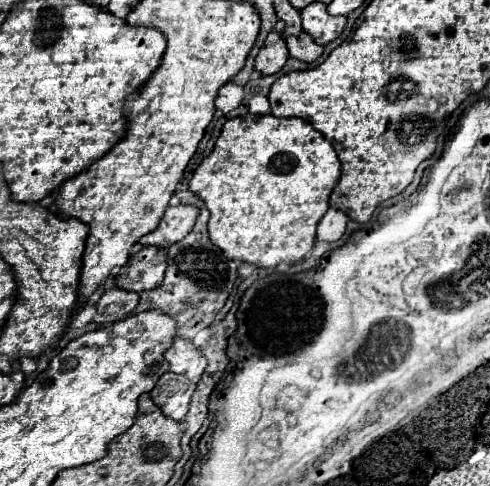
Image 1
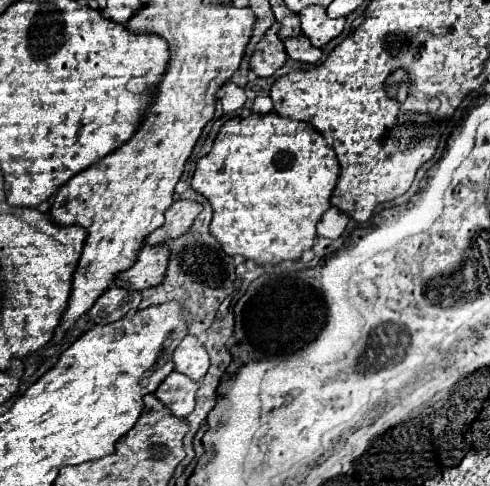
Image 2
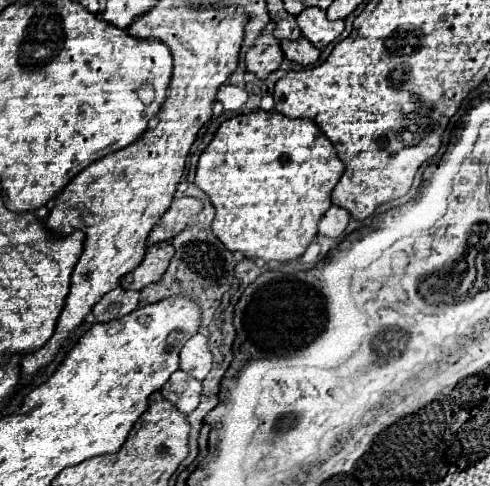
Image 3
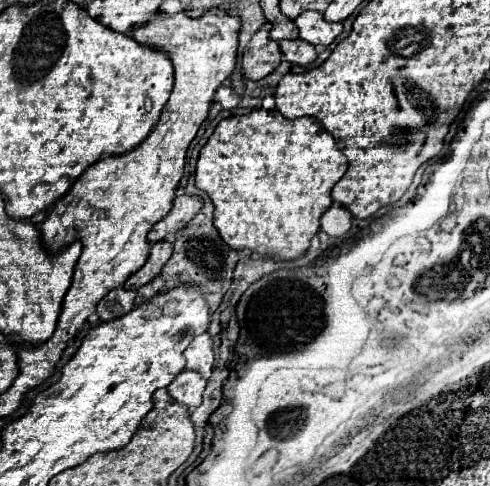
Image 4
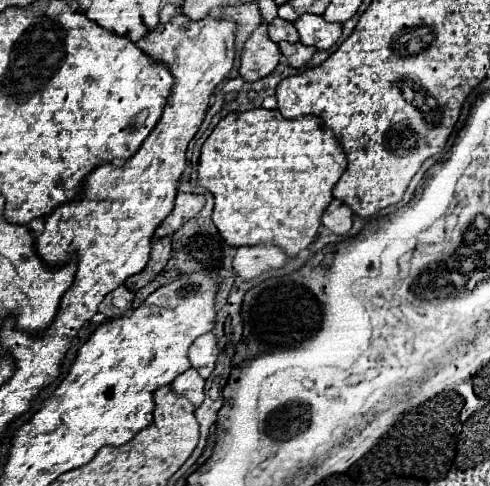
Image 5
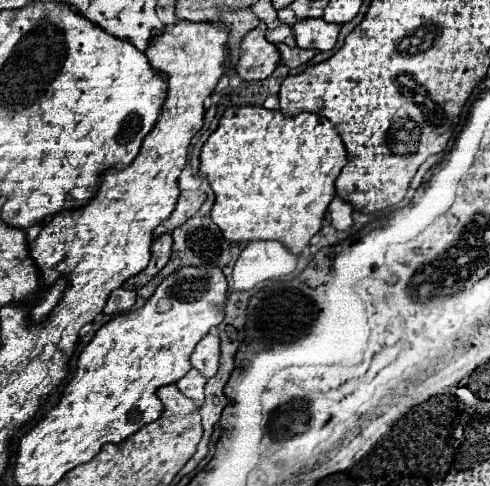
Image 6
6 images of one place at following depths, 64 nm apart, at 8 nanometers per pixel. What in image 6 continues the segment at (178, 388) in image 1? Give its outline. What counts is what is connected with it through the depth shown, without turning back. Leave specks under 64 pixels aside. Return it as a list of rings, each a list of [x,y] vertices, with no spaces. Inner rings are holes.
[[[192,368],[184,378],[180,378],[178,382],[176,382],[176,386],[180,388],[180,392],[182,394],[186,394],[188,398],[192,398],[196,404],[204,404],[204,386],[206,386],[206,378],[196,370],[196,368]]]

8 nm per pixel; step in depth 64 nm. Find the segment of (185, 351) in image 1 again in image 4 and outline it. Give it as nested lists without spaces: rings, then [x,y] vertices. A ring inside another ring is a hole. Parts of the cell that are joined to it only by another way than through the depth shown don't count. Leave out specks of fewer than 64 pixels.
[[[210,334],[196,336],[190,346],[184,352],[186,356],[186,368],[196,370],[202,378],[210,378],[212,366],[214,366],[214,352],[212,352],[212,338]]]

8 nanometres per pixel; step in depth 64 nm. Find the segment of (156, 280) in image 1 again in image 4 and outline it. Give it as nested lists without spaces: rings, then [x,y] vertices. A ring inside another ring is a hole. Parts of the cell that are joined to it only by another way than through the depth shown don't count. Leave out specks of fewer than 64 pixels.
[[[166,240],[156,242],[150,250],[150,258],[146,260],[146,264],[124,282],[124,288],[136,290],[136,288],[148,284],[150,280],[154,280],[160,274],[160,270],[164,268],[164,264],[168,262],[170,256],[172,256],[172,244],[166,242]]]

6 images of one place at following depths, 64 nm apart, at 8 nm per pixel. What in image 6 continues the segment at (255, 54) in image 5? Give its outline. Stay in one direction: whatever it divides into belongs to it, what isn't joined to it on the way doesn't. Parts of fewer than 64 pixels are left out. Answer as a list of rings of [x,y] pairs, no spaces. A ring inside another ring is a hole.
[[[260,22],[258,28],[244,36],[240,46],[240,58],[236,64],[236,74],[246,80],[264,80],[280,64],[280,54],[274,44],[266,40],[266,24]]]

